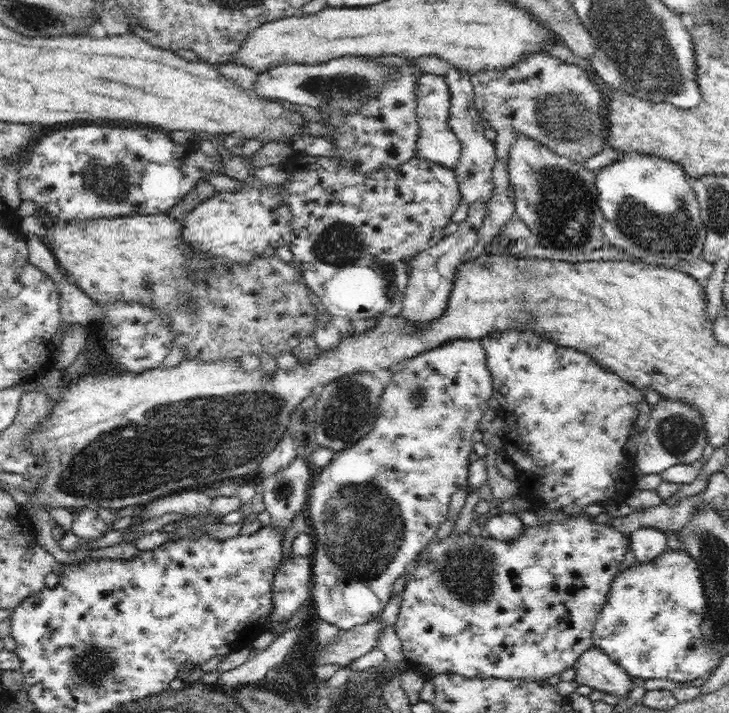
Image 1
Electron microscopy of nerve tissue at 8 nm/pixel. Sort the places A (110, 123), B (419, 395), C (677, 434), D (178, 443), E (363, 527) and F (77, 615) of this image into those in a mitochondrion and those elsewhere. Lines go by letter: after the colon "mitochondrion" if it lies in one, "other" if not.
A: other
B: other
C: mitochondrion
D: mitochondrion
E: mitochondrion
F: other

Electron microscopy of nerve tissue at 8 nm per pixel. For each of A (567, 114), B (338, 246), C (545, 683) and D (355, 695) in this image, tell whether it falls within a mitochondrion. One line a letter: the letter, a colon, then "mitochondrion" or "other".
A: mitochondrion
B: mitochondrion
C: other
D: mitochondrion

